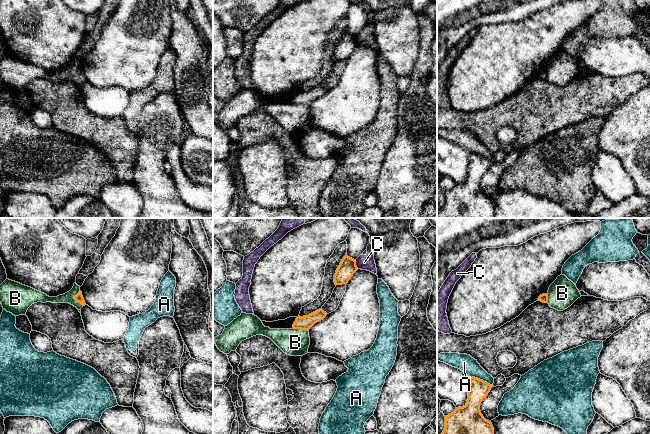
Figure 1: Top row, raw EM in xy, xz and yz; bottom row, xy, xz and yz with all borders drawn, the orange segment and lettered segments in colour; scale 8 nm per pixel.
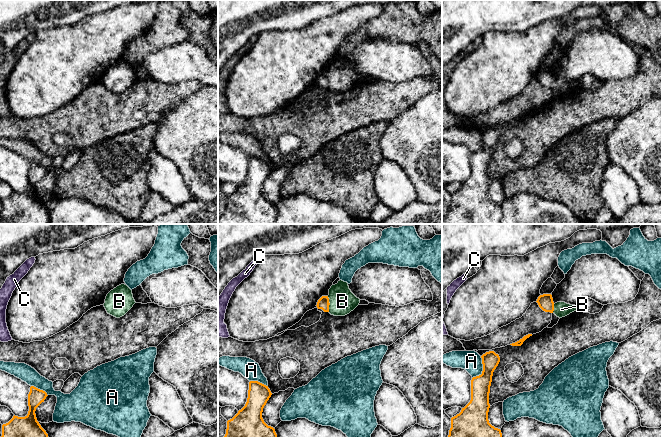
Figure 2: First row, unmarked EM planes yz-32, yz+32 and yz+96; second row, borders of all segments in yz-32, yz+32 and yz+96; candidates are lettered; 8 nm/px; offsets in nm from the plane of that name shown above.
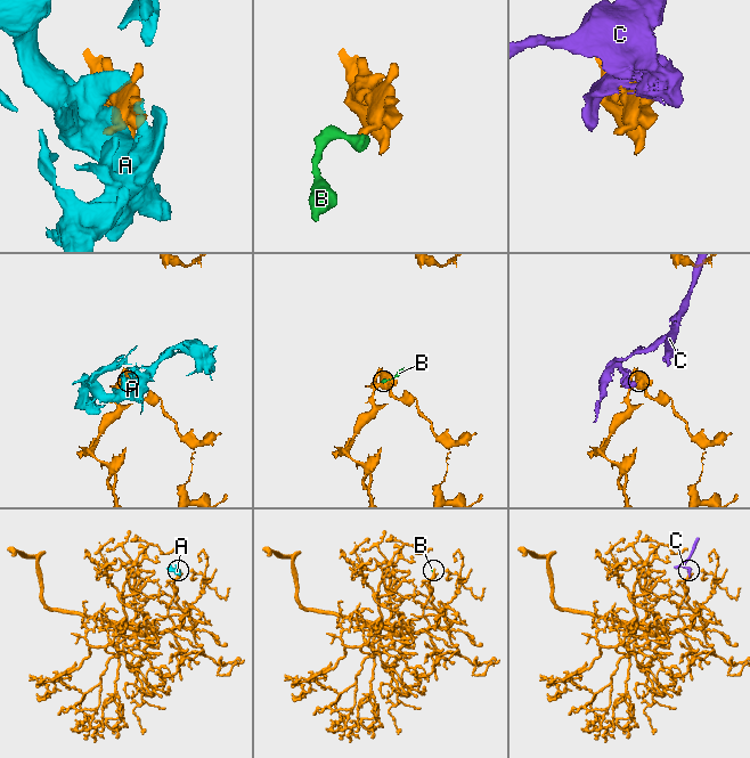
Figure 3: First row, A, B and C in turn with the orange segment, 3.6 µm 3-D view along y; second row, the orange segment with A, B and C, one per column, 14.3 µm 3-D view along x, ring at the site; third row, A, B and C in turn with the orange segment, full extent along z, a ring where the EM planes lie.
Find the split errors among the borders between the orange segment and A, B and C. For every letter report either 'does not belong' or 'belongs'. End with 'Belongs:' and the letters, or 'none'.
A: does not belong
B: belongs
C: does not belong
Belongs: B

